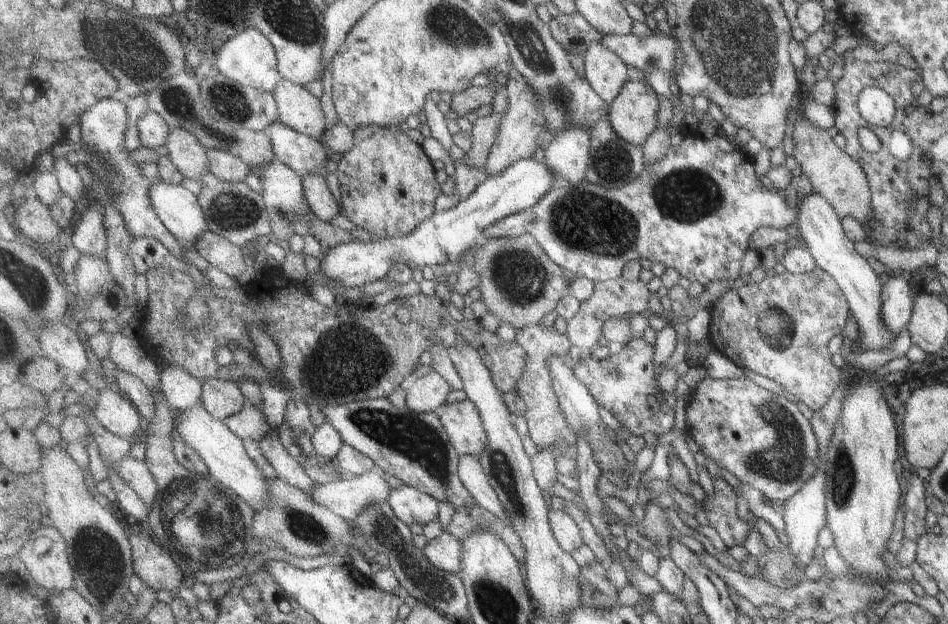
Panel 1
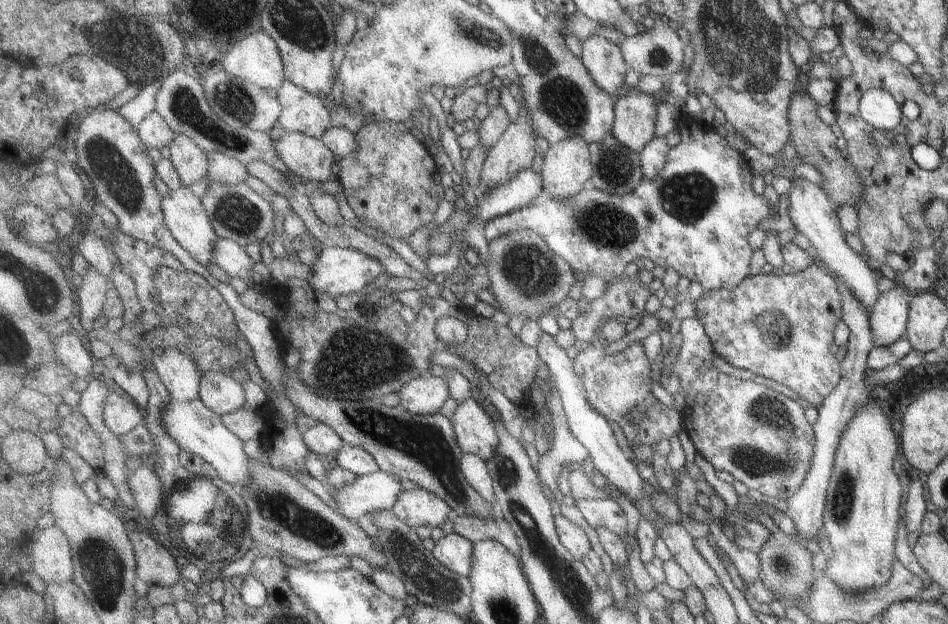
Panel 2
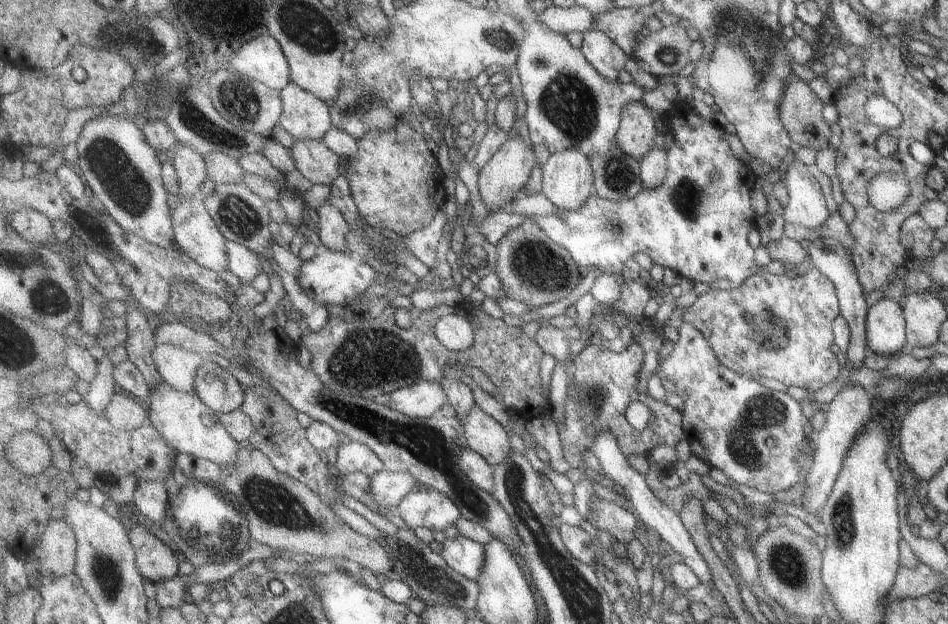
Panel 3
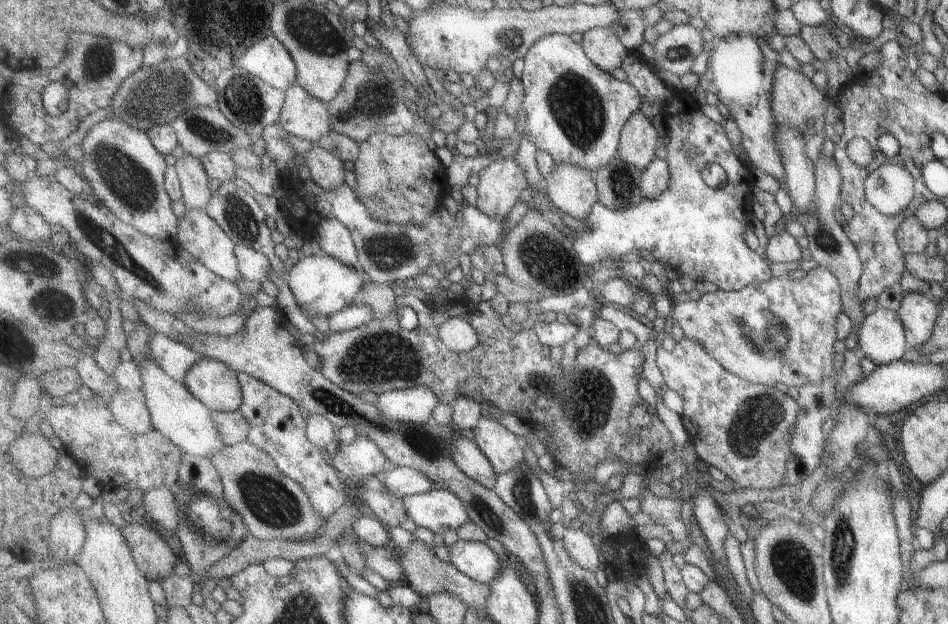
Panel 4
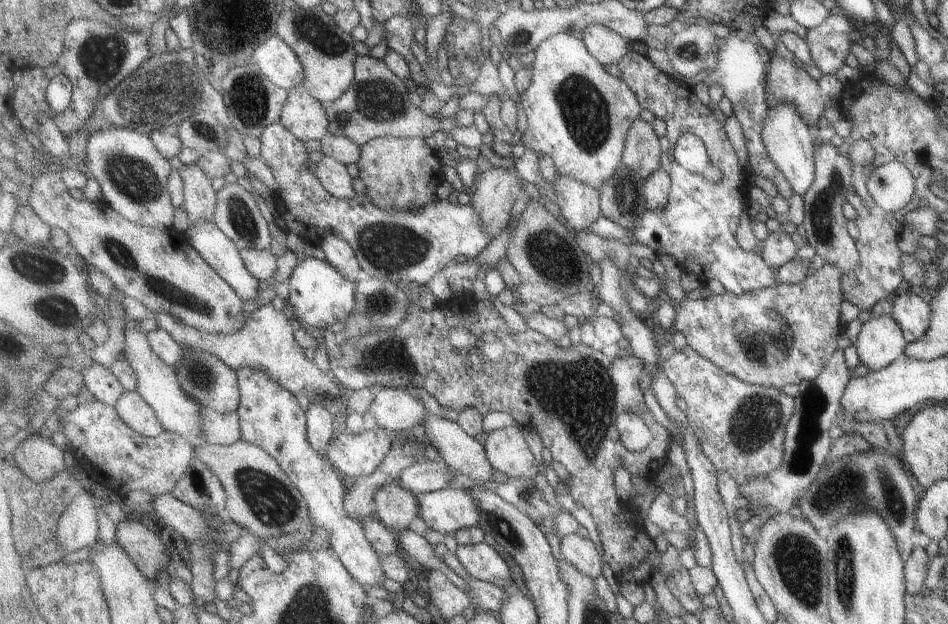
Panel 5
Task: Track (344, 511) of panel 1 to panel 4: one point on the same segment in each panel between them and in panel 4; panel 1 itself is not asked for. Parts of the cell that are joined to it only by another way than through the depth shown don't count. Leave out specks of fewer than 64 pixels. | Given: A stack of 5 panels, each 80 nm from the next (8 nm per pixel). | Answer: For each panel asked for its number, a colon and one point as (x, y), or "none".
2: (379, 490)
3: (387, 487)
4: (403, 481)

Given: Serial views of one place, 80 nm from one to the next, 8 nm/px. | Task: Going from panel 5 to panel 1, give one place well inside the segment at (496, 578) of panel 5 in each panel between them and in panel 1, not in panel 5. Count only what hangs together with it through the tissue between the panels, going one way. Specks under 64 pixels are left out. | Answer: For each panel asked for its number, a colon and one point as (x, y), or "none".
1: (445, 552)
2: (454, 552)
3: (468, 557)
4: (478, 560)

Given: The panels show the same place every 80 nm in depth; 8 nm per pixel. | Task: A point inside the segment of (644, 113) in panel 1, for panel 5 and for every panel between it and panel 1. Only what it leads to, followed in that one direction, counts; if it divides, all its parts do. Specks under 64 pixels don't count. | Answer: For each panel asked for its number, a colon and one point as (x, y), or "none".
2: (636, 113)
3: (637, 135)
4: (638, 144)
5: (642, 153)

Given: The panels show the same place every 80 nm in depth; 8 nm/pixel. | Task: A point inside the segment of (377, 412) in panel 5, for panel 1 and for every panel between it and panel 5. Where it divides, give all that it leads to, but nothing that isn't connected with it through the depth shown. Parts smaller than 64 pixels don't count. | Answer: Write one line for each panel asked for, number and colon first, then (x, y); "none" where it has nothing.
1: (429, 392)
2: (426, 394)
3: (422, 400)
4: (413, 405)

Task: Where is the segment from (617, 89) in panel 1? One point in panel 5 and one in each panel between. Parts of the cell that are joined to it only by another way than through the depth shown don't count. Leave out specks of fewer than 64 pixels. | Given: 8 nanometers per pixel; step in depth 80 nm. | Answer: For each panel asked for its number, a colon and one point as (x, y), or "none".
2: (605, 61)
3: (608, 57)
4: (603, 46)
5: (604, 44)

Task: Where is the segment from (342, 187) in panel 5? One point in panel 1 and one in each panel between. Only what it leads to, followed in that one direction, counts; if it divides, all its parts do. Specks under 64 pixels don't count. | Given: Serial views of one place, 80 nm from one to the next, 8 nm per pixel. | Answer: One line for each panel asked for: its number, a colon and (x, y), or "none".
1: (304, 154)
2: (307, 157)
3: (313, 158)
4: (327, 170)

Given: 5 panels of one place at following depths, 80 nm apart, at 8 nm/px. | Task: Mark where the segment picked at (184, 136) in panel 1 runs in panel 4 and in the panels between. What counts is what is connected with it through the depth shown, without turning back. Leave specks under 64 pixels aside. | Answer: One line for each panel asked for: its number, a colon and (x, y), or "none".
2: (191, 162)
3: (191, 167)
4: (197, 193)

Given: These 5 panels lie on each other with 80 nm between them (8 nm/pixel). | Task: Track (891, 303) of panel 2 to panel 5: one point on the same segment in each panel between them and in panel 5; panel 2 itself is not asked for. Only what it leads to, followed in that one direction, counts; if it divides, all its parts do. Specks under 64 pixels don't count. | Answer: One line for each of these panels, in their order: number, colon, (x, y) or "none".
3: (885, 335)
4: (881, 338)
5: (879, 342)

